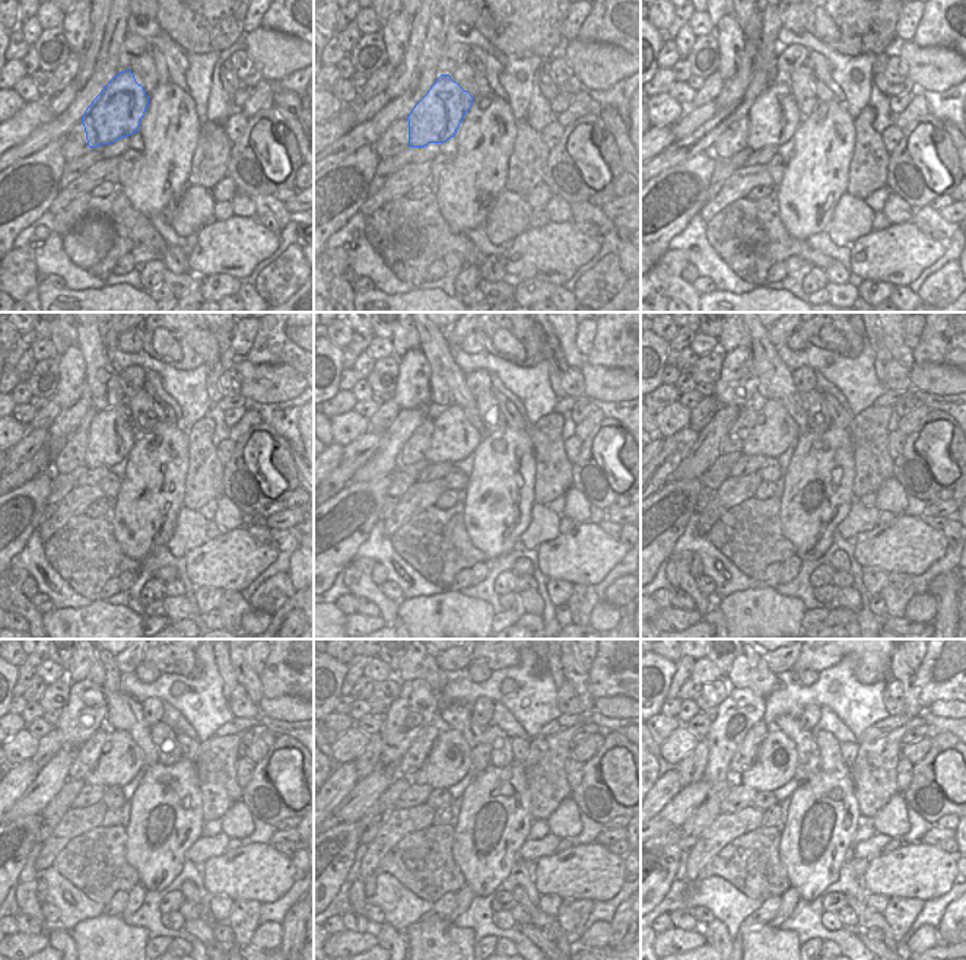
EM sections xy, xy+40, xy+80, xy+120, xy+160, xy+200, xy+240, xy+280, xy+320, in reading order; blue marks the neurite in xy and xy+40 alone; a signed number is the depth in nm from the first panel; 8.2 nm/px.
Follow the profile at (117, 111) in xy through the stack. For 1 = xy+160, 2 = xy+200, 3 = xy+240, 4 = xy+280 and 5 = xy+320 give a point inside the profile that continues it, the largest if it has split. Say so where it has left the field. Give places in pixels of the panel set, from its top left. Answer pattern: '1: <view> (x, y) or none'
1: xy+160 (447, 431)
2: xy+200 (774, 431)
3: xy+240 (121, 759)
4: xy+280 (450, 759)
5: xy+320 (775, 763)

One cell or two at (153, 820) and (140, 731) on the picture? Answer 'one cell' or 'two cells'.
two cells

